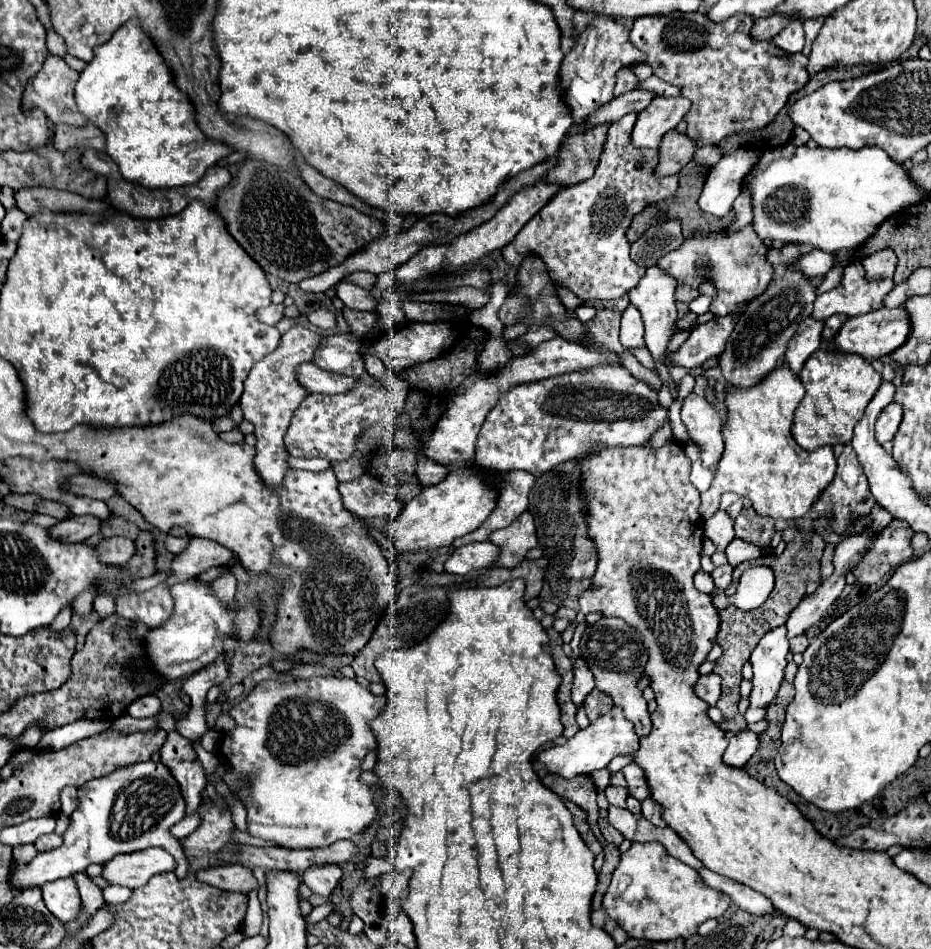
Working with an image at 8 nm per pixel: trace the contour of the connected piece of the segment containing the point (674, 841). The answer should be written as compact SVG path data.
M654 827L654 841L658 841L658 843L662 843L664 845L664 849L668 851L668 855L672 855L672 857L676 857L676 859L680 859L682 863L686 863L686 865L690 865L692 869L700 869L700 867L704 867L694 855L692 855L692 851L690 851L690 847L670 829L670 827L664 827L664 829L658 829L658 827Z

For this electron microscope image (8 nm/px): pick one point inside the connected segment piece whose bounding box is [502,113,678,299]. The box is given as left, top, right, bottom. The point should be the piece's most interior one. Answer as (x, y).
(581, 234)

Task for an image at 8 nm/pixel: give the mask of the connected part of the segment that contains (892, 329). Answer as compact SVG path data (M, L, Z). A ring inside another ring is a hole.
M902 305L894 307L894 309L880 307L876 311L860 315L860 317L848 319L844 323L844 327L838 331L838 335L834 337L834 349L840 353L856 353L866 359L880 359L880 357L886 357L888 353L896 351L898 347L902 347L910 335L910 329L912 329L912 323L910 323L908 311Z

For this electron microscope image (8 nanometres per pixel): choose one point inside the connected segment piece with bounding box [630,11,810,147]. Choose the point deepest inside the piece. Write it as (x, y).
(735, 85)

